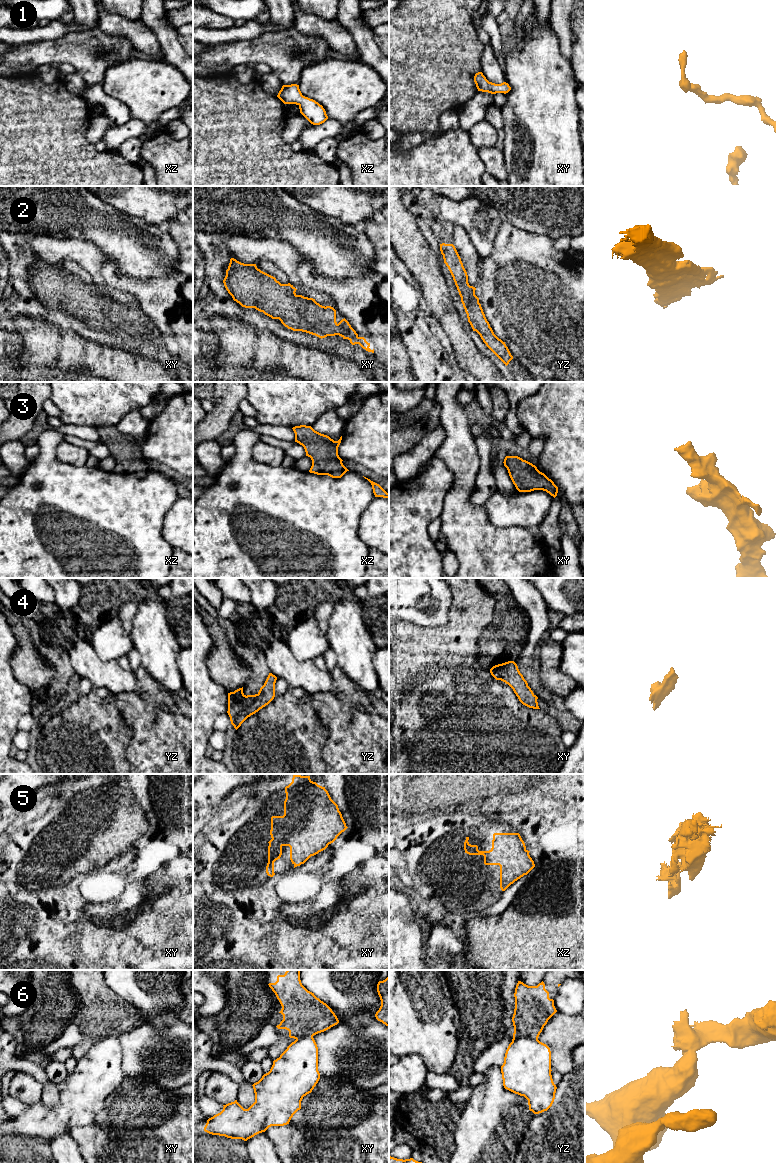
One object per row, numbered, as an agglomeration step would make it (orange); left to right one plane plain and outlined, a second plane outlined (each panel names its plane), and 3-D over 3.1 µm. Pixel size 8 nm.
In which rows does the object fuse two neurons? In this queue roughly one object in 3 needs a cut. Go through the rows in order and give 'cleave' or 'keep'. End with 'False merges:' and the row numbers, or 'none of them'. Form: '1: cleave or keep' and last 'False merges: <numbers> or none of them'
1: keep
2: keep
3: keep
4: keep
5: keep
6: cleave
False merges: 6

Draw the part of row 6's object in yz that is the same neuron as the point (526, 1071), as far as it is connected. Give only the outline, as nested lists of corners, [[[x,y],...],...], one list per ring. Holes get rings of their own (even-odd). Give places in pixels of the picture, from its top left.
[[[513,1033],[501,1066],[503,1086],[524,1096],[534,1114],[547,1111],[554,1102],[557,1087],[551,1071],[550,1048],[539,1040]]]

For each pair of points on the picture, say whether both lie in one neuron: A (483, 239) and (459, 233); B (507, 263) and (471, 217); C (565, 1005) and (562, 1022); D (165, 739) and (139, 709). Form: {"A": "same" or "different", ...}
{"A": "different", "B": "different", "C": "different", "D": "same"}

